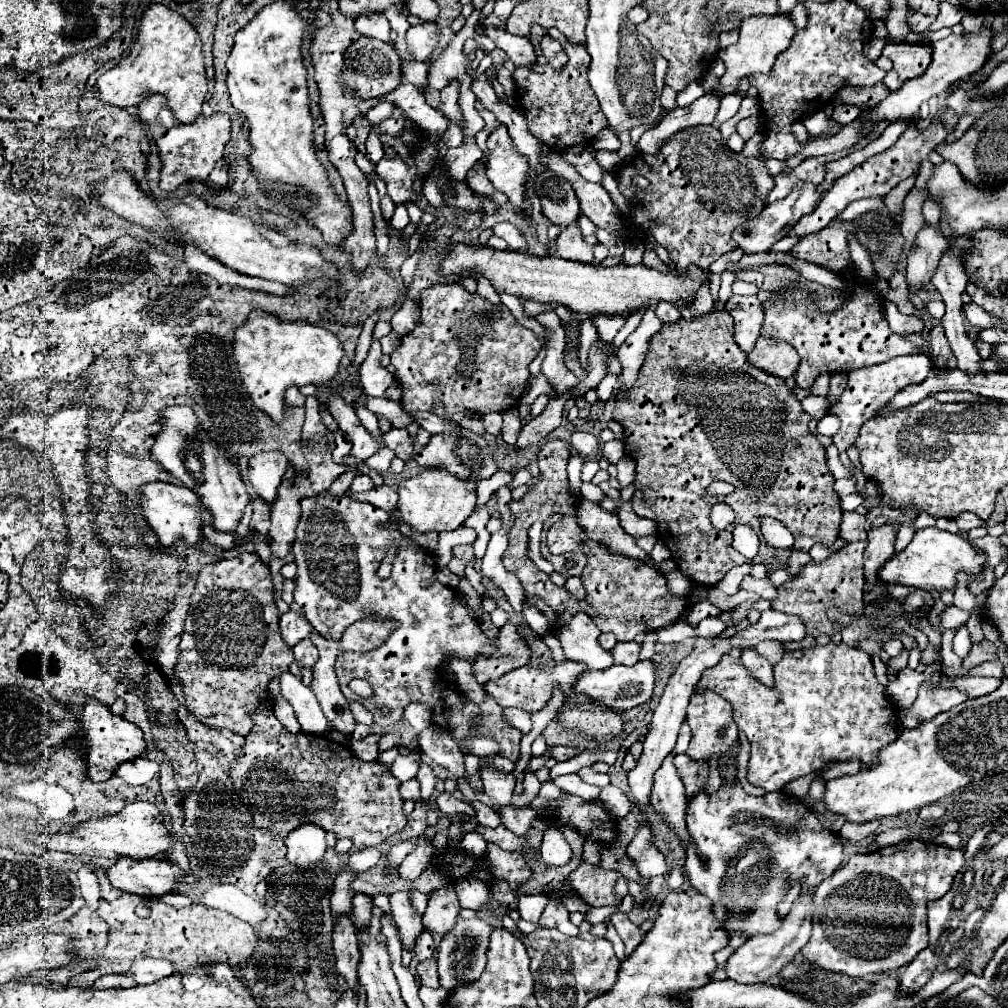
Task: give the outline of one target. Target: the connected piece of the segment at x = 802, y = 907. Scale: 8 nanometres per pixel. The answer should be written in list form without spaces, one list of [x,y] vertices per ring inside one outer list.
[[[812,894],[810,896],[800,896],[796,898],[790,914],[784,918],[782,926],[774,934],[758,934],[752,936],[744,946],[740,946],[728,960],[728,976],[736,982],[742,984],[754,984],[754,982],[766,982],[770,976],[778,974],[782,966],[792,962],[796,954],[804,948],[804,944],[810,940],[810,930],[812,930],[812,918],[814,918],[814,902]]]

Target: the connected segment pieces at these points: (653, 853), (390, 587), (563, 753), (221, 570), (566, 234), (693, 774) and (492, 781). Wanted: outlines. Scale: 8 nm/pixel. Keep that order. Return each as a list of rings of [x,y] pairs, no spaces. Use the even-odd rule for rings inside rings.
[[[640,822],[634,840],[626,848],[626,854],[634,860],[638,874],[644,882],[648,882],[656,874],[666,874],[668,870],[664,854],[652,844],[652,828],[648,824]]]
[[[328,492],[304,498],[300,504],[302,516],[292,544],[292,552],[296,554],[294,562],[298,566],[294,602],[302,608],[312,628],[328,640],[340,640],[350,624],[370,616],[400,622],[400,626],[390,632],[390,644],[382,644],[370,652],[344,652],[336,658],[336,676],[342,694],[350,702],[360,702],[368,708],[374,714],[374,722],[380,726],[396,724],[410,702],[420,702],[432,710],[432,724],[450,730],[462,754],[470,754],[462,740],[474,732],[496,740],[498,754],[516,762],[520,758],[520,740],[524,734],[504,720],[504,710],[494,698],[486,692],[486,700],[474,704],[466,700],[456,686],[448,688],[440,678],[440,668],[448,664],[452,656],[472,662],[478,656],[492,656],[494,644],[490,644],[490,638],[480,630],[478,620],[466,612],[458,592],[436,580],[434,556],[418,544],[410,544],[398,530],[382,528],[380,524],[392,522],[392,518],[386,510],[372,504],[356,502],[348,496],[332,498]],[[388,540],[396,540],[400,552],[394,558],[390,578],[382,580],[376,572],[386,556]],[[354,678],[362,678],[372,686],[372,700],[360,698],[350,690],[348,684]],[[376,704],[388,704],[392,714],[382,716]],[[480,714],[478,726],[472,726],[472,720]]]
[[[556,746],[550,750],[550,756],[556,759],[558,762],[566,761],[573,758],[580,753],[580,749],[572,748],[568,746]]]
[[[242,552],[242,554],[236,554],[234,558],[228,558],[228,560],[220,560],[220,562],[214,562],[214,564],[208,564],[200,570],[198,574],[198,580],[196,580],[196,590],[194,594],[190,596],[190,610],[188,610],[188,618],[184,622],[184,632],[182,632],[182,642],[178,646],[178,652],[180,656],[188,656],[184,660],[188,662],[182,662],[182,658],[178,656],[178,662],[176,662],[176,668],[174,668],[174,674],[178,678],[178,682],[182,684],[182,692],[184,692],[184,700],[186,700],[186,710],[190,714],[194,714],[194,718],[198,722],[208,722],[210,728],[228,728],[232,732],[242,732],[242,736],[246,736],[250,730],[252,730],[252,718],[251,715],[259,710],[272,710],[275,702],[271,696],[271,702],[268,699],[268,682],[272,678],[280,678],[282,672],[288,672],[288,666],[294,662],[294,654],[292,654],[292,648],[282,640],[282,634],[280,634],[280,628],[278,628],[278,620],[280,620],[280,612],[274,604],[274,586],[272,586],[272,580],[270,580],[270,570],[268,566],[256,556],[256,554],[250,554],[250,552]]]
[[[576,224],[570,228],[564,228],[560,236],[556,238],[556,254],[566,260],[578,260],[584,264],[590,264],[594,260],[592,256],[592,246],[584,242],[582,232]]]
[[[678,754],[674,756],[674,766],[678,768],[678,774],[686,786],[688,792],[688,800],[702,792],[702,786],[708,780],[708,766],[706,762],[692,762],[690,758],[686,758],[686,754]]]
[[[480,768],[480,778],[484,782],[484,792],[492,800],[492,810],[500,812],[500,808],[510,804],[514,792],[514,774],[500,774],[494,768]]]

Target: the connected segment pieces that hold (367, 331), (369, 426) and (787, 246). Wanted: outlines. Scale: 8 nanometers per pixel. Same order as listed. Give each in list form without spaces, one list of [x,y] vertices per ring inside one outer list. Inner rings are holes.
[[[378,314],[370,316],[370,318],[364,322],[364,330],[362,330],[362,334],[360,334],[360,338],[358,338],[358,344],[356,344],[356,356],[354,356],[354,360],[352,360],[352,366],[354,366],[354,368],[360,368],[360,364],[364,362],[364,358],[366,358],[366,354],[368,354],[368,350],[370,350],[370,344],[372,344],[372,328],[374,328],[376,322],[378,322]]]
[[[358,406],[358,408],[356,408],[356,414],[358,414],[362,426],[364,426],[374,438],[382,438],[382,432],[380,432],[380,428],[378,428],[378,420],[376,420],[376,414],[374,414],[374,412],[370,412],[366,406]]]
[[[786,236],[778,244],[774,244],[769,252],[790,252],[798,244],[798,240],[800,240],[800,236]]]

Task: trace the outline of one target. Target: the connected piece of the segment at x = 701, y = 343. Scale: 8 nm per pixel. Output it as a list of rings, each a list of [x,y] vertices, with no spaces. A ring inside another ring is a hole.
[[[710,312],[690,322],[682,318],[676,324],[664,324],[662,330],[650,340],[648,356],[640,368],[632,392],[626,398],[618,398],[614,404],[614,420],[622,424],[626,434],[626,454],[634,454],[636,460],[636,494],[632,498],[634,512],[656,522],[658,538],[672,552],[672,560],[678,570],[694,584],[708,588],[720,582],[730,568],[750,564],[732,548],[732,530],[738,524],[748,524],[758,534],[760,550],[752,562],[766,564],[768,574],[784,568],[792,550],[808,552],[814,544],[830,546],[836,540],[834,524],[840,524],[840,498],[834,490],[834,476],[826,466],[824,446],[808,428],[812,416],[802,410],[800,400],[792,390],[788,390],[784,380],[778,380],[776,376],[748,364],[748,354],[738,348],[732,334],[734,320],[726,312]],[[668,364],[678,364],[678,370],[672,372]],[[794,438],[800,442],[798,448],[792,446]],[[714,480],[732,484],[734,492],[716,498],[706,496],[706,488]],[[644,488],[652,488],[656,492],[656,502],[652,506],[642,502]],[[716,502],[724,502],[736,512],[734,522],[724,530],[716,530],[710,522],[710,508]],[[766,516],[780,520],[792,532],[792,548],[776,550],[764,540],[760,520]]]

